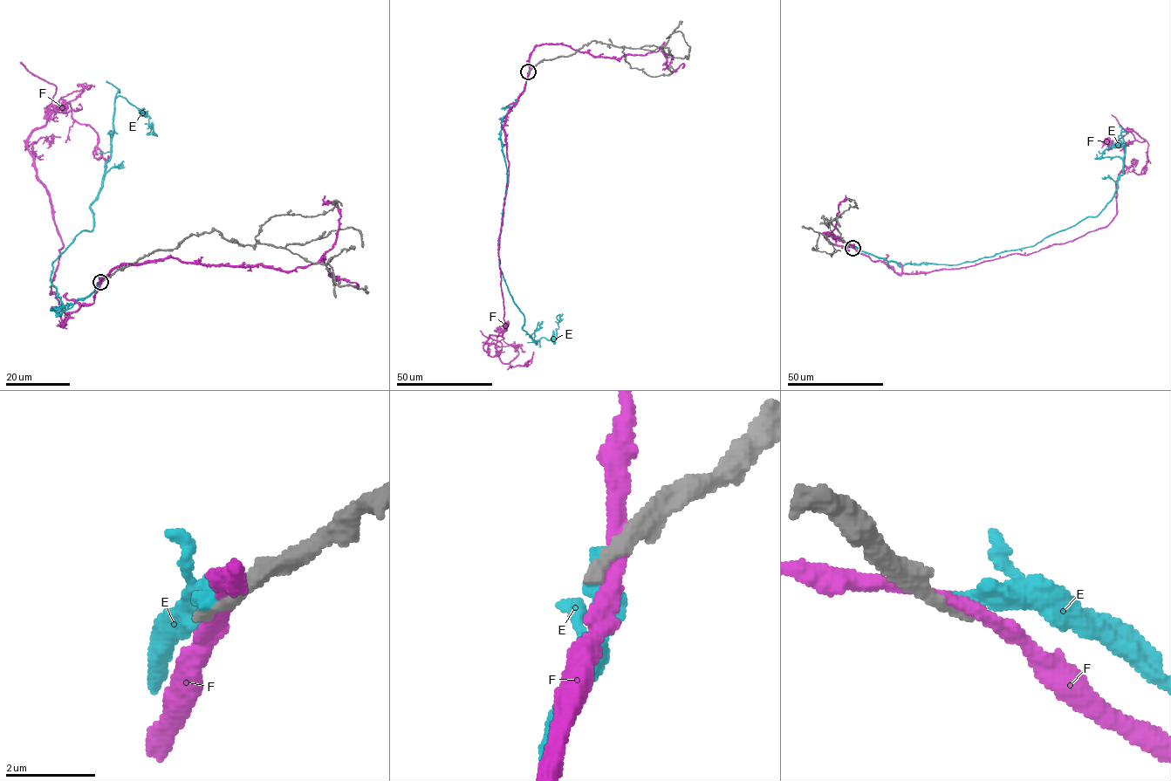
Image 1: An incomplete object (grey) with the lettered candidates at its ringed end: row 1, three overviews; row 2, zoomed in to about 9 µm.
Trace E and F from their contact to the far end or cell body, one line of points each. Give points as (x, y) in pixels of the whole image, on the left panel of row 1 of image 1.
E: (99, 282), (53, 310), (65, 311), (51, 263), (92, 229), (115, 99), (150, 118), (147, 128)
F: (100, 282), (59, 325), (51, 289), (63, 243), (29, 136), (51, 104), (69, 104), (107, 155)

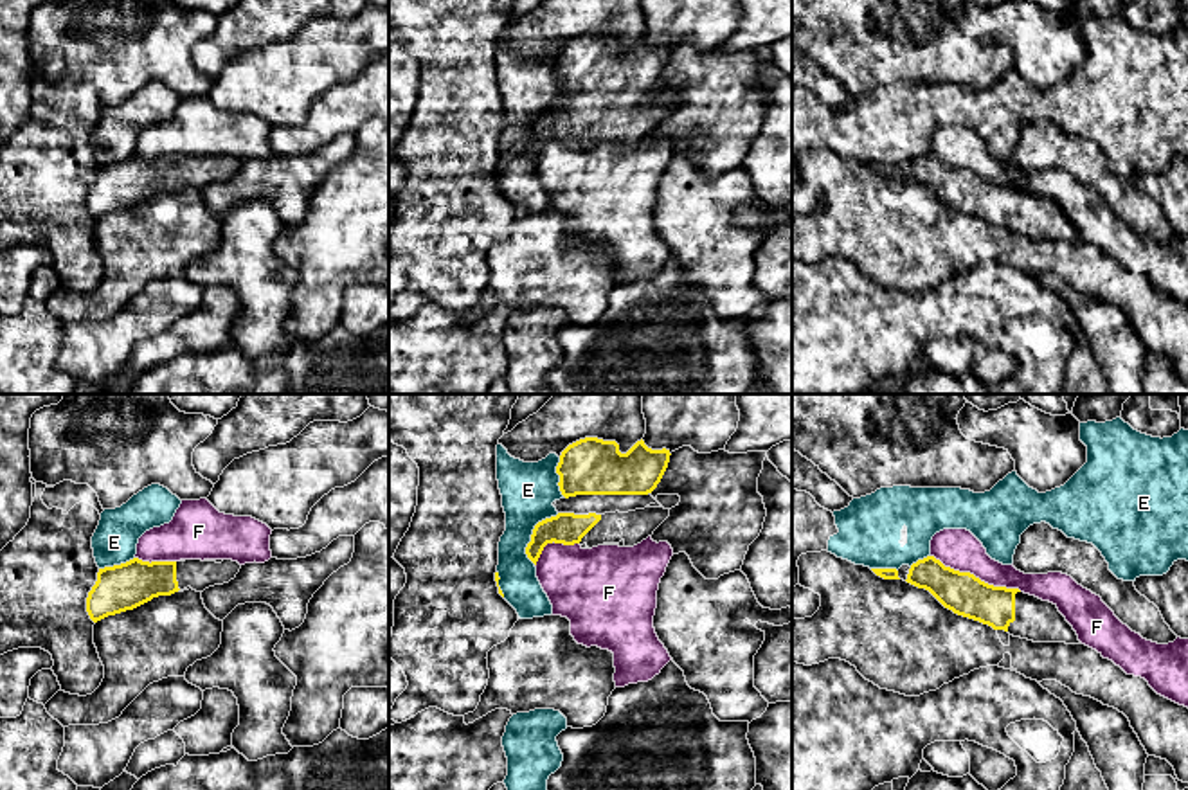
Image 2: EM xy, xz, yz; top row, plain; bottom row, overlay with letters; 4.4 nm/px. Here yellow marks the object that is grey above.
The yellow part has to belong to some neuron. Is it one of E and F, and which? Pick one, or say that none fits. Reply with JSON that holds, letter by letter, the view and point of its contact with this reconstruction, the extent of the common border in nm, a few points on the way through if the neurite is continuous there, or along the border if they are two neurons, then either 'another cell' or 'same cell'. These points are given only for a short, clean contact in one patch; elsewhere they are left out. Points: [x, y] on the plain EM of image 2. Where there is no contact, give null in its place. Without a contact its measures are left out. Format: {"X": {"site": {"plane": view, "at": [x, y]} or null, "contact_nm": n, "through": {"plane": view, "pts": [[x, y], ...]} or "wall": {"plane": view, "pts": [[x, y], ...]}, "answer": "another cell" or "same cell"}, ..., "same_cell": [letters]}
{"E": {"site": {"plane": "xz", "at": [533, 130]}, "contact_nm": 260, "answer": "another cell"}, "F": {"site": {"plane": "yz", "at": [974, 173]}, "contact_nm": 440, "answer": "another cell"}, "same_cell": []}

